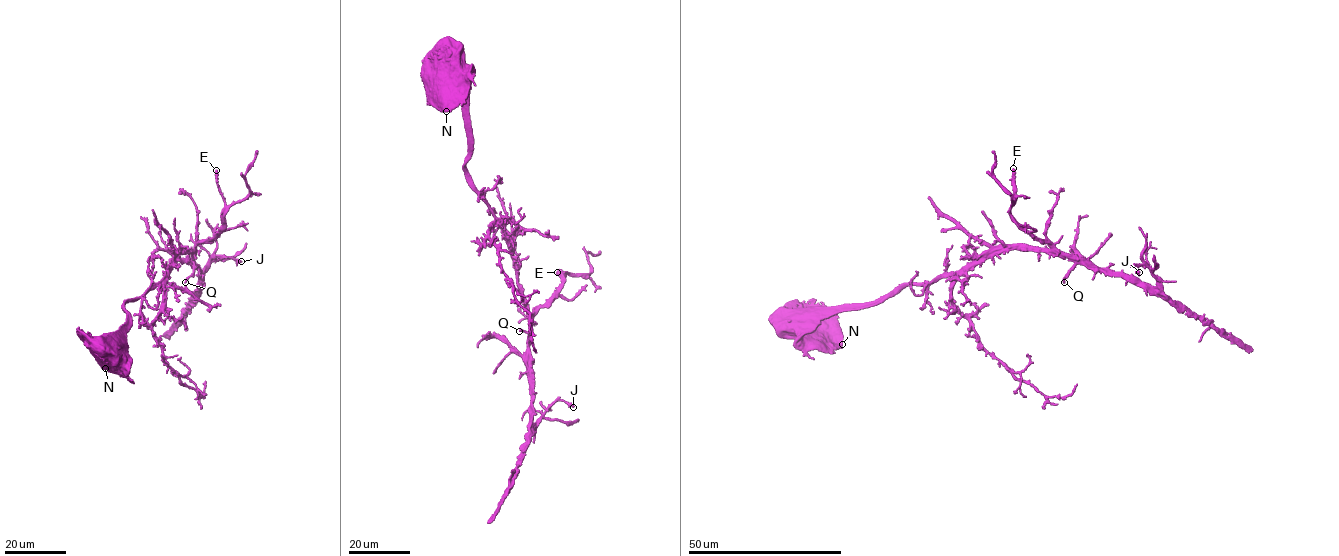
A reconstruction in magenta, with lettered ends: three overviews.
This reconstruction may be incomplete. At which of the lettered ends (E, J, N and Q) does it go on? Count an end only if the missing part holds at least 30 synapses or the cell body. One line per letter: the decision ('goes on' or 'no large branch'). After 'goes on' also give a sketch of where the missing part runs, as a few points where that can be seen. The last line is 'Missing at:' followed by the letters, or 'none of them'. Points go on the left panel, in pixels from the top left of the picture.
E: no large branch
J: no large branch
N: no large branch
Q: no large branch
Missing at: none of them

